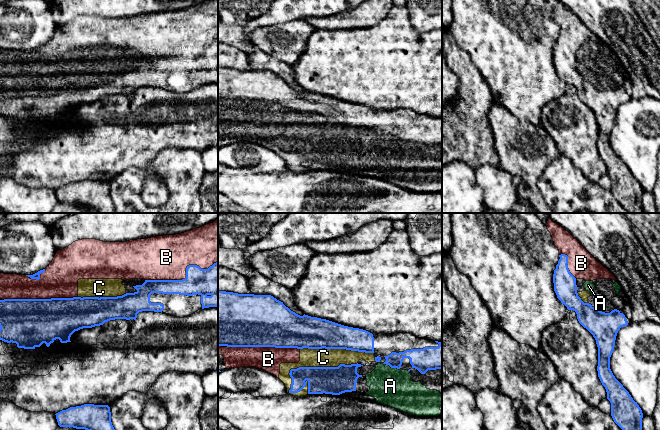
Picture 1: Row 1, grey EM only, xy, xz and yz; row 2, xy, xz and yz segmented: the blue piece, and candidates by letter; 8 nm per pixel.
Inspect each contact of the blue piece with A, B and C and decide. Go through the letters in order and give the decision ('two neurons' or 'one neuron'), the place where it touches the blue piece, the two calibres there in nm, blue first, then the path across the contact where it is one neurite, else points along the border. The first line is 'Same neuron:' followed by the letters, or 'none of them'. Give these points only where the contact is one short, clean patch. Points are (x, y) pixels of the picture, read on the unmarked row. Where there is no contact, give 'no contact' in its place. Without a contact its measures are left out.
Same neuron: A, B, C
A: one neuron | xz (391, 143) | 180/300 nm
B: one neuron | xy (186, 53) | 240/360 nm
C: one neuron | xz (312, 143) | 220/150 nm

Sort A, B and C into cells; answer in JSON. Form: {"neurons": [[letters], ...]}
{"neurons": [["A", "B", "C"]]}

